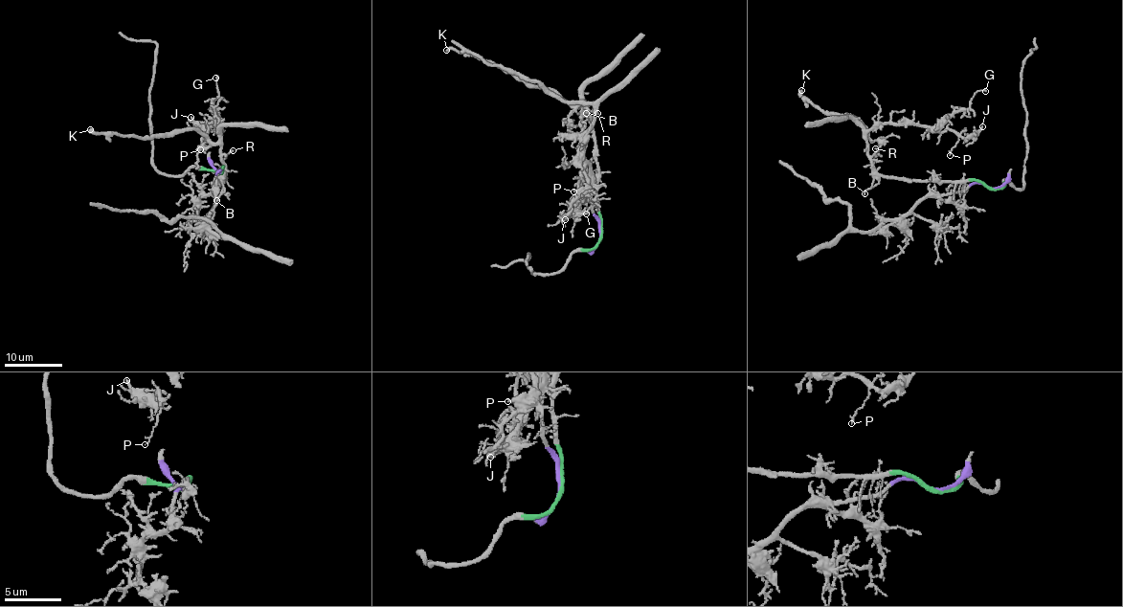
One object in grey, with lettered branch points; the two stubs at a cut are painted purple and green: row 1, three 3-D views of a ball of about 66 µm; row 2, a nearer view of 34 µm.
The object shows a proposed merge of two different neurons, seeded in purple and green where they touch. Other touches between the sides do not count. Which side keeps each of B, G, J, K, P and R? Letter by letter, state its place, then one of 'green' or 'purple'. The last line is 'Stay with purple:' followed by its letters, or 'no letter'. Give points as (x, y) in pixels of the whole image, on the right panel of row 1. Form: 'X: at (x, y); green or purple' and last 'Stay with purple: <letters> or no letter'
B: at (864, 193); green
G: at (985, 91); green
J: at (982, 126); green
K: at (801, 90); green
P: at (950, 155); green
R: at (875, 148); green
Stay with purple: no letter

